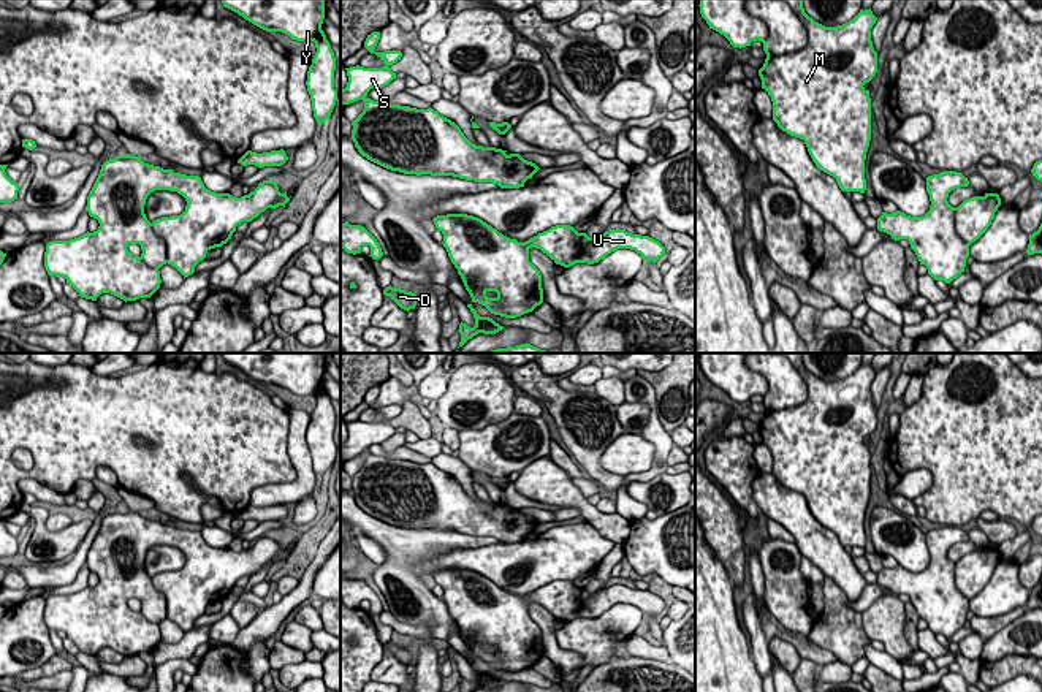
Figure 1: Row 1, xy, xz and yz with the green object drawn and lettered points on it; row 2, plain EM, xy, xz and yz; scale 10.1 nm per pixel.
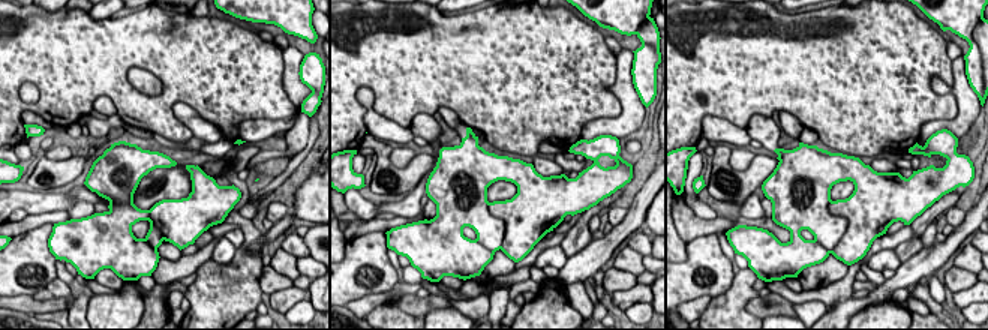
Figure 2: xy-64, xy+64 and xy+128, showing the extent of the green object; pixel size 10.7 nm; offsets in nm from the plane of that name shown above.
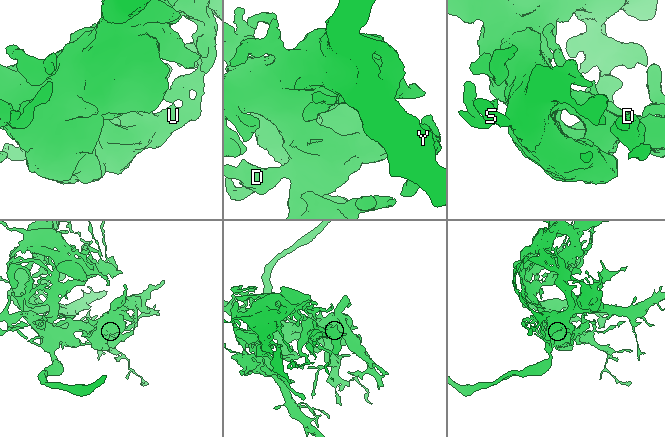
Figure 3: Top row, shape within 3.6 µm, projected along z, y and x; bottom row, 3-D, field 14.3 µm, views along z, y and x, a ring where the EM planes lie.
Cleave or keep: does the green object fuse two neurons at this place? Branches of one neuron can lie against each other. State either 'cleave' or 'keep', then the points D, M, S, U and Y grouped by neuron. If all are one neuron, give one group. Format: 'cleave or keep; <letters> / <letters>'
keep; D M S U Y

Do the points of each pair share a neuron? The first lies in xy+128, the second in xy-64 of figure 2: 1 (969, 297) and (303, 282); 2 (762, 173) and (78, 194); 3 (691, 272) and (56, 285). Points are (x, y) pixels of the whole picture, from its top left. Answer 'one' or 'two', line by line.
1: two
2: two
3: two

